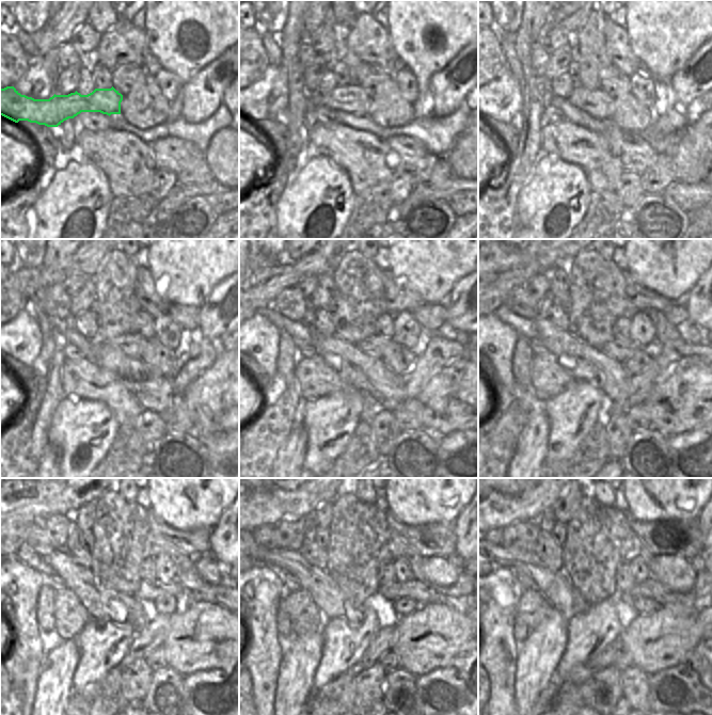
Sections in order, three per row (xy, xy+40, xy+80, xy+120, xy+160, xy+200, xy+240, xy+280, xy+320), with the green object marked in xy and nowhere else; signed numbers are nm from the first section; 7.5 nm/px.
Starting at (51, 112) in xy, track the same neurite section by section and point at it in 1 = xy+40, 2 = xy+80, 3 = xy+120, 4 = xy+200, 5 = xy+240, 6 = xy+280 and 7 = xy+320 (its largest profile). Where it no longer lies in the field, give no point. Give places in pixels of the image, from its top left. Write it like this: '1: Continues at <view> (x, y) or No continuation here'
1: Continues at xy+40 (352, 99)
2: Continues at xy+80 (598, 104)
3: Continues at xy+120 (132, 345)
4: Continues at xy+200 (619, 349)
5: Continues at xy+240 (151, 590)
6: Continues at xy+280 (424, 593)
7: Continues at xy+320 (651, 588)

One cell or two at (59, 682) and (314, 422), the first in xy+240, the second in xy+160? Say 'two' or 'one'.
two

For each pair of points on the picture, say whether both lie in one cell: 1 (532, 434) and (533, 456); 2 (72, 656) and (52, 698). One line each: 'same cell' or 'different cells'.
1: same cell
2: same cell

